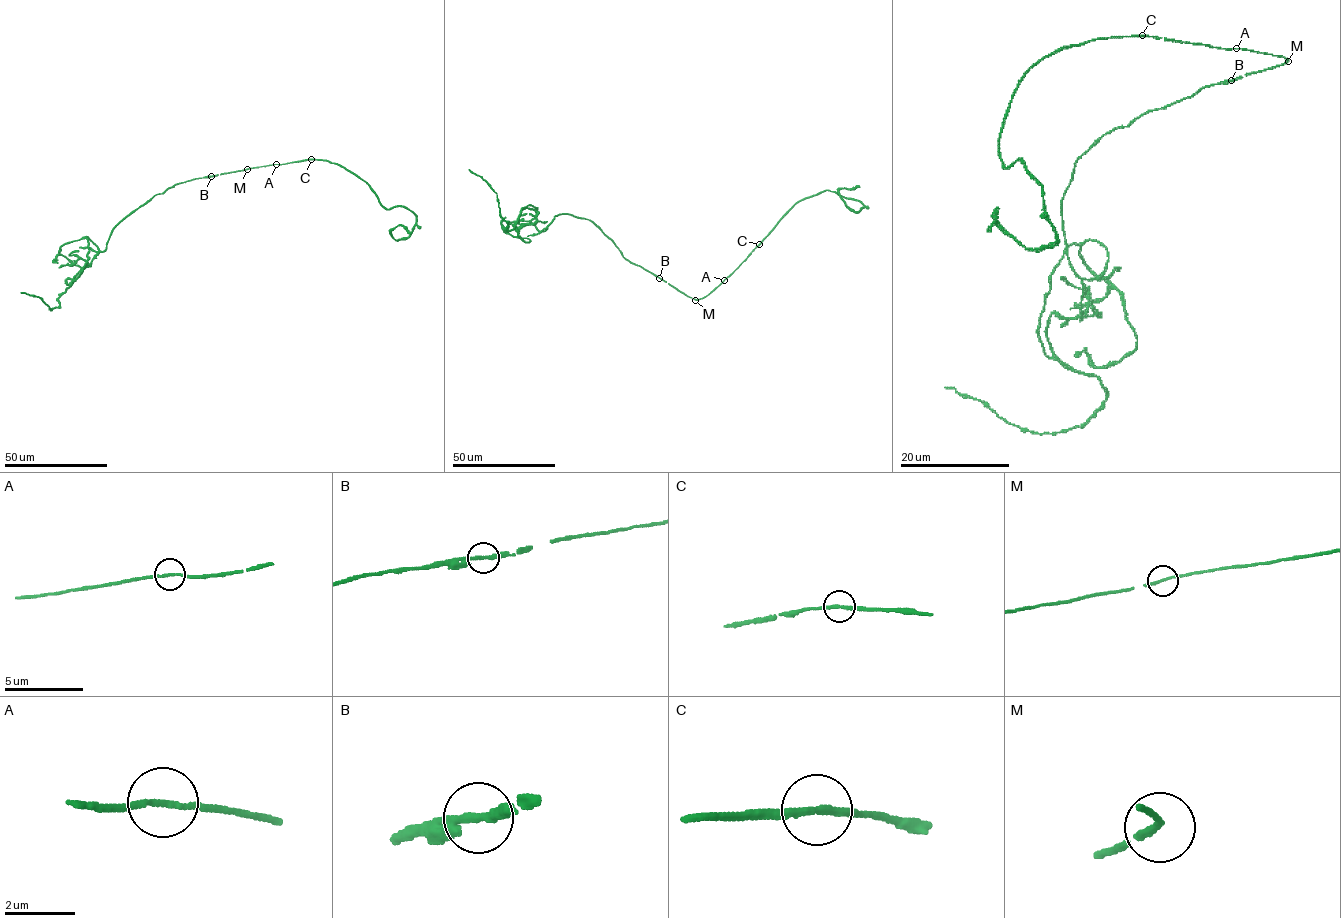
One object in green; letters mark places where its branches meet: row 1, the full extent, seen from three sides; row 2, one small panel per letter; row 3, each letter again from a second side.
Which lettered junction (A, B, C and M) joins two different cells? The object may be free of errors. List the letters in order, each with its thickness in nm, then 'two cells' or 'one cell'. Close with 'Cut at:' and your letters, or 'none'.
A: 140 nm thick; one cell
B: 200 nm thick; one cell
C: 200 nm thick; one cell
M: 150 nm thick; one cell
Cut at: none

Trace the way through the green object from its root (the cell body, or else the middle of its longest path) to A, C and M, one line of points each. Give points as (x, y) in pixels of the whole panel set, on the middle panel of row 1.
A: (654, 274), (695, 299), (705, 297), (724, 280)
C: (654, 274), (687, 296), (699, 299), (714, 290), (759, 244)
M: (654, 274), (695, 300)

